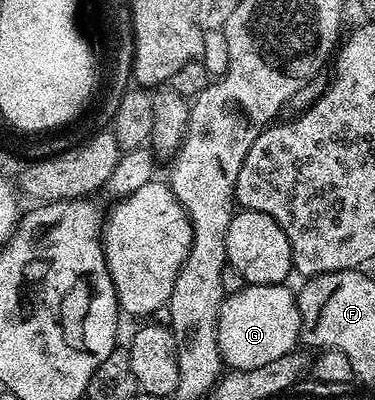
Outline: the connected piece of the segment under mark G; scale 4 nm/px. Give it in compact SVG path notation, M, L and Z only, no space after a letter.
M251 283L245 286L242 291L234 295L226 295L221 301L221 308L219 309L219 317L217 318L217 340L219 341L219 353L226 368L234 371L250 371L251 369L259 369L259 365L268 365L270 361L279 361L279 357L284 355L294 354L295 348L298 346L301 338L301 318L297 309L297 296L291 290L288 291L288 286L272 283L271 285L259 285L258 283Z

